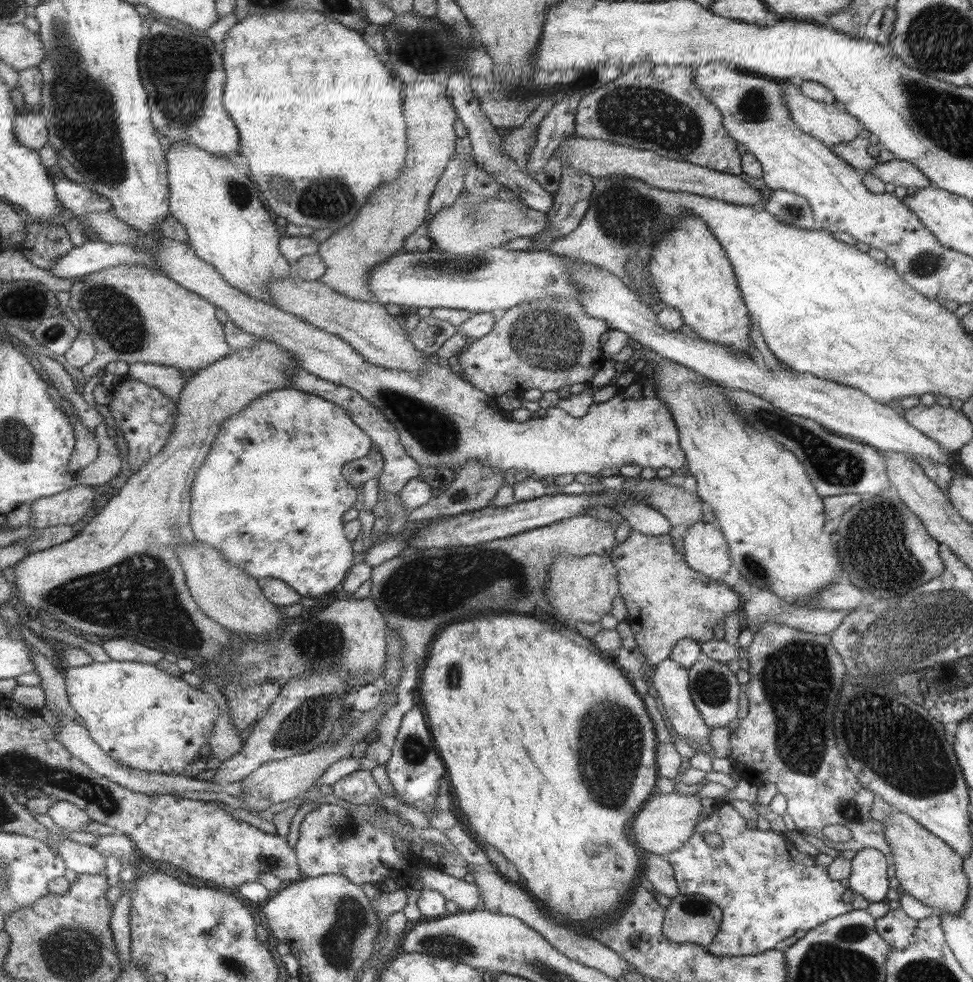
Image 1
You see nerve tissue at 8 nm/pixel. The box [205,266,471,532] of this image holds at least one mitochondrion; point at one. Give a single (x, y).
(430, 428)

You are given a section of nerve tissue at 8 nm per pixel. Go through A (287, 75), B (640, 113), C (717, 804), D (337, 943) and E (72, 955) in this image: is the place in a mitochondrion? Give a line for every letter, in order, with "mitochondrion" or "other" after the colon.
A: other
B: mitochondrion
C: other
D: mitochondrion
E: mitochondrion

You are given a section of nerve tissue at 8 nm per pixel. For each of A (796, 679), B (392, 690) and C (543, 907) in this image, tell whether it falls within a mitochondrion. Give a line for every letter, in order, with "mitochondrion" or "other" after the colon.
A: mitochondrion
B: other
C: other

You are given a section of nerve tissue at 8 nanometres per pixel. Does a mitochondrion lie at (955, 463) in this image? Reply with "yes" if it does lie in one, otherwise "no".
no

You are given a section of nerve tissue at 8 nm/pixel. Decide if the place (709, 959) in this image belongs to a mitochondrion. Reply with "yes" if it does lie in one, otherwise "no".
no

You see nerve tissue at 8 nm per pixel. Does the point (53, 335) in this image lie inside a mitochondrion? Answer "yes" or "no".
yes

